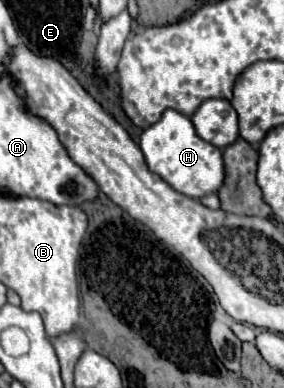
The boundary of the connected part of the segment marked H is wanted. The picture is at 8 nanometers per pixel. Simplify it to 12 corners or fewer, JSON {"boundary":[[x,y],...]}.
{"boundary":[[167,109],[143,131],[149,169],[201,199],[223,185],[223,151]]}

